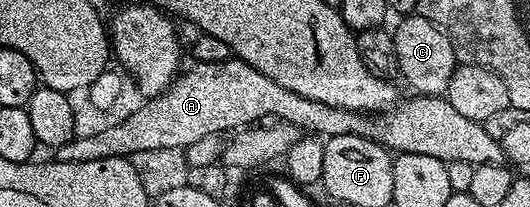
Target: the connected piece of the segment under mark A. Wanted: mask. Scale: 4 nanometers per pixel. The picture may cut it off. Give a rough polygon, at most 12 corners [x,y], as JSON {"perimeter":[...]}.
{"perimeter":[[243,60],[194,62],[100,134],[96,162],[233,134],[265,116],[394,154],[501,164],[502,141],[445,95],[384,112],[324,106]]}

